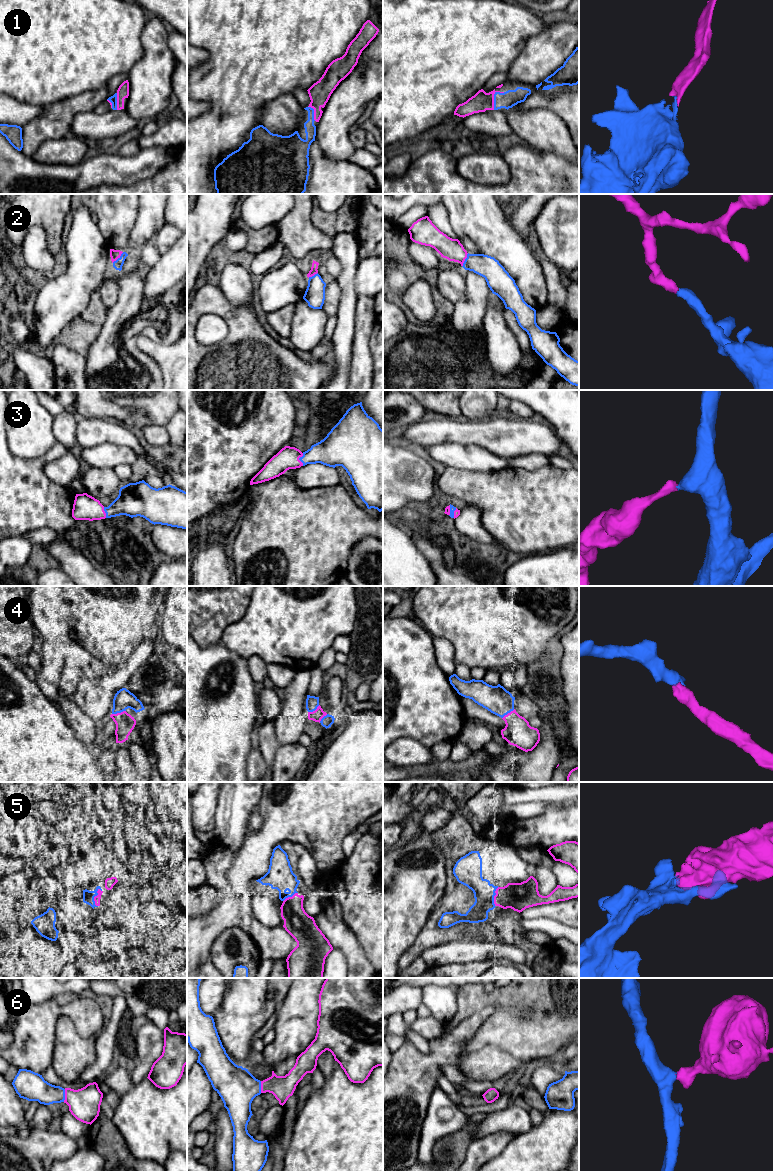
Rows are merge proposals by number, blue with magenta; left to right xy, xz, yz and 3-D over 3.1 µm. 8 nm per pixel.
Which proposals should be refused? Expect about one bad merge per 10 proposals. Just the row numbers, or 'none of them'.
none of them

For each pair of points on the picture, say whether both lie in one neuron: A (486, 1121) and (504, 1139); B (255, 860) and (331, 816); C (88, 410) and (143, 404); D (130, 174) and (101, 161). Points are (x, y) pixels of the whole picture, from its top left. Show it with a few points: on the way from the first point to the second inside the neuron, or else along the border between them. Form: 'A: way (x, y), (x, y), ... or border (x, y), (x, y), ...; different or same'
A: border (511, 1132), (496, 1131), (474, 1140); different
B: way (270, 840), (294, 816), (311, 816); same
C: way (102, 403), (129, 402); same
D: way (123, 170), (108, 168); same

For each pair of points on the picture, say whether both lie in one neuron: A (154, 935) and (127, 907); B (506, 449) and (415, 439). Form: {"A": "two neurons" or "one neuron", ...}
{"A": "two neurons", "B": "one neuron"}

